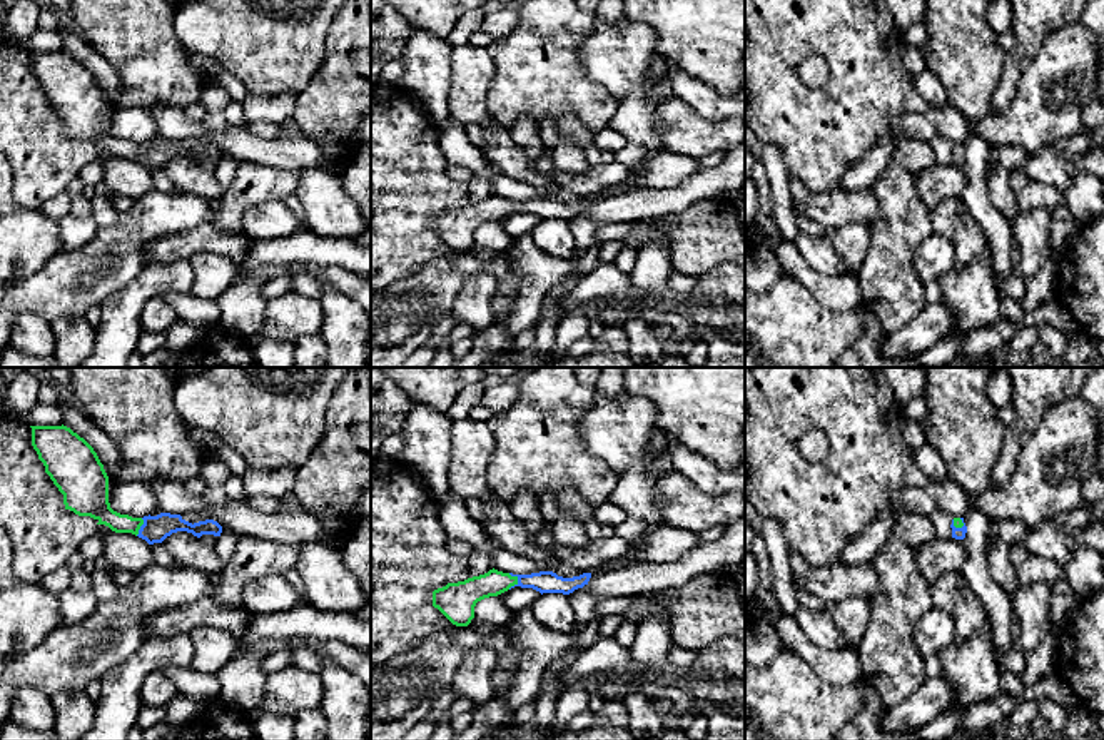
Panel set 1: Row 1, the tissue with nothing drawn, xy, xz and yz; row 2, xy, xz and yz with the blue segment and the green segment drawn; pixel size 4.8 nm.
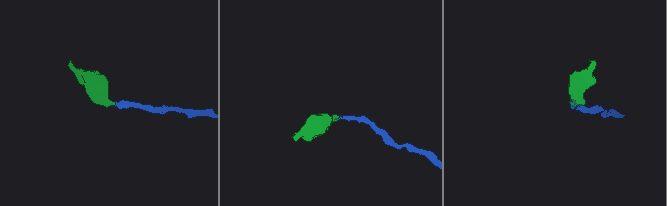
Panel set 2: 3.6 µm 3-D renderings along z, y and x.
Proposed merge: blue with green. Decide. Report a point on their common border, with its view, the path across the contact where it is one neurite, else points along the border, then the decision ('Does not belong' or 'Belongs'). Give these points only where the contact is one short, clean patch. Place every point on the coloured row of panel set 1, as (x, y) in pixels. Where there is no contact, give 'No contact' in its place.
Touches blue at xz (515, 585). Path across: xz (545, 582), (515, 585), (490, 583), (465, 595). Belongs

